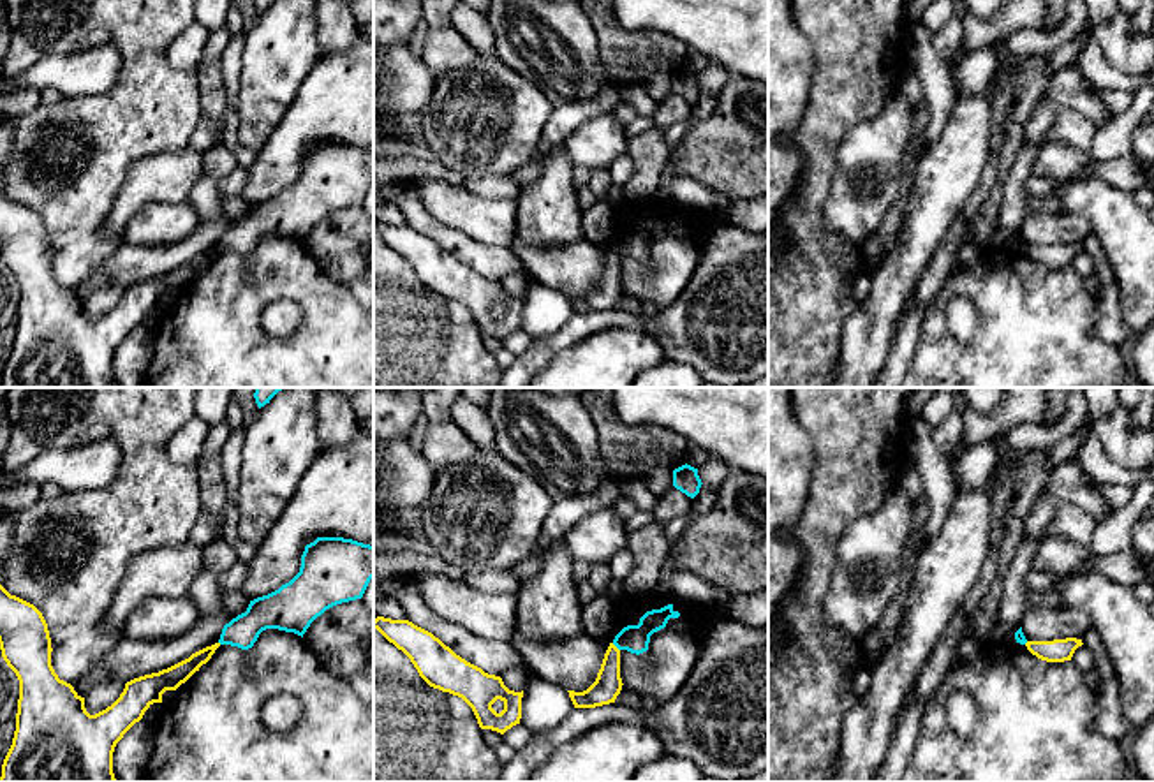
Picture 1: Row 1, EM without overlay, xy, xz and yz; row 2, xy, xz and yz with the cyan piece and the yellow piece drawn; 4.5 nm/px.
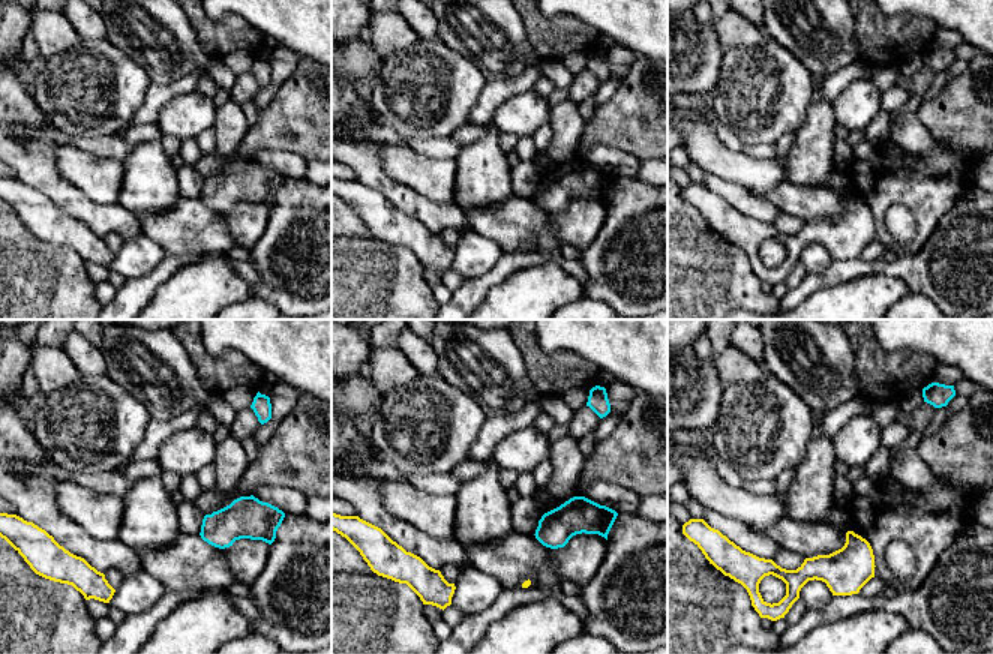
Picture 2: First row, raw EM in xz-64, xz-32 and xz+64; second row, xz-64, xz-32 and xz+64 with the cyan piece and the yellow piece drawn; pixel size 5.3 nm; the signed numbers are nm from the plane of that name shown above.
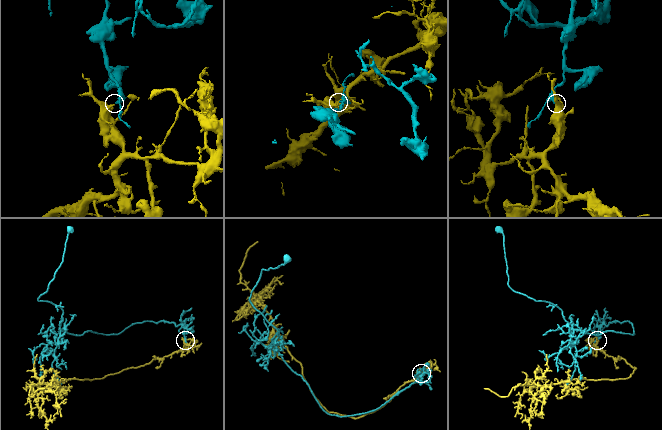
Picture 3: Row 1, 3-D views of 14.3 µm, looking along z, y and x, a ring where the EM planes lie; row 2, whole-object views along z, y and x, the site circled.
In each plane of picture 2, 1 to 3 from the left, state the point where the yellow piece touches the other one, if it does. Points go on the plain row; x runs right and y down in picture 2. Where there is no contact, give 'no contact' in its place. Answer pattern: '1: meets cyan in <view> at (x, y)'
1: no contact
2: no contact
3: no contact

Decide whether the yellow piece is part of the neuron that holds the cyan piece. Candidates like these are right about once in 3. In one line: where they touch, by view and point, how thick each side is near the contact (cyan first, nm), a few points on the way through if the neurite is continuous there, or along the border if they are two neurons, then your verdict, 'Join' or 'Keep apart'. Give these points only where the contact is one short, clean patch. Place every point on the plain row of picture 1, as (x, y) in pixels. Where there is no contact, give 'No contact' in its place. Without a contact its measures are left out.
Touches cyan at xz (615, 250). Thickness 130 nm (cyan) against 130 nm. Boundary: xz (612, 249), (619, 256). Keep apart

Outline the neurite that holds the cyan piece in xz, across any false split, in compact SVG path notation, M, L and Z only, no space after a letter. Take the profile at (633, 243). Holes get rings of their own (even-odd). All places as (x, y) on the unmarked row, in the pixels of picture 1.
M668 210L661 215L647 217L638 231L624 232L613 245L618 255L627 255L631 259L643 259L648 255L650 241L666 232L669 224L678 224L680 218Z

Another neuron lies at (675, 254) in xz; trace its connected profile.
M659 199L647 204L629 201L613 204L613 245L624 232L638 231L647 217L661 215L668 210L680 222L669 224L664 234L650 241L652 273L645 273L640 261L620 255L620 284L624 292L638 301L650 301L659 308L671 305L689 284L701 255L706 227L715 218Z

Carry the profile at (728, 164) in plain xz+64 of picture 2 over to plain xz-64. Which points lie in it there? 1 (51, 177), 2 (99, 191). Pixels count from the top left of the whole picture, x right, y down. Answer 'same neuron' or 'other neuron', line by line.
1: other neuron
2: same neuron

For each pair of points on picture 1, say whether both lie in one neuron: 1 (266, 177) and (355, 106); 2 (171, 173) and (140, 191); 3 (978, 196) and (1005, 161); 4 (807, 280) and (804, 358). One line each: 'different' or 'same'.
1: same
2: same
3: different
4: same

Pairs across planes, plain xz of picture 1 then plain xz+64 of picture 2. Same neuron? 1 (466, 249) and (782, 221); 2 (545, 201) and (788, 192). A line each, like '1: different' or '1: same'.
1: different
2: different

